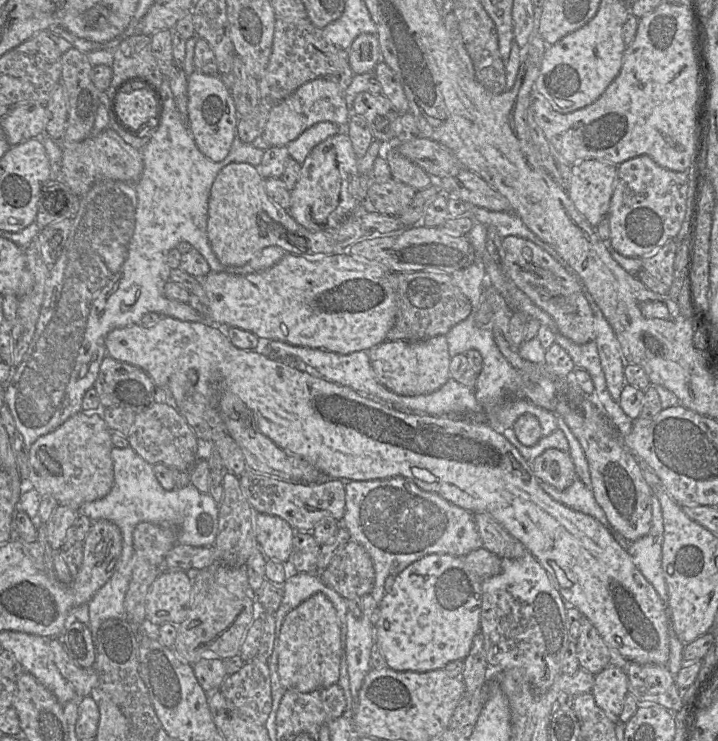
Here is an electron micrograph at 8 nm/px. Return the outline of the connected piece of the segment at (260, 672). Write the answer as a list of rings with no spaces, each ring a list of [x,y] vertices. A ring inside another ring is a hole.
[[[253,658],[232,675],[227,675],[220,688],[223,696],[243,715],[264,725],[272,708],[268,663]]]

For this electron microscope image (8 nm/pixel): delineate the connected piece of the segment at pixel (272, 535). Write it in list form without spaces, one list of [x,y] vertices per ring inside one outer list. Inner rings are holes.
[[[256,513],[256,538],[267,559],[288,564],[295,530],[284,519]]]

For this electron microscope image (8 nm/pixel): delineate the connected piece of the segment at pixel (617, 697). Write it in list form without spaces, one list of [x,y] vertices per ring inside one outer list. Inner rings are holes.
[[[608,667],[594,677],[593,694],[596,705],[612,718],[620,715],[628,691],[625,670]]]

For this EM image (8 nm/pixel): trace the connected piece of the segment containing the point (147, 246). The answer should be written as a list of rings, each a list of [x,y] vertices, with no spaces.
[[[164,77],[163,82],[159,87],[164,100],[163,118],[158,130],[153,133],[150,141],[141,149],[144,164],[141,177],[136,183],[103,180],[94,184],[87,193],[80,197],[80,207],[77,214],[72,220],[72,228],[66,245],[64,246],[64,249],[58,260],[54,265],[50,267],[49,276],[47,278],[45,286],[44,301],[39,319],[37,321],[34,336],[26,353],[24,354],[21,363],[17,368],[14,369],[13,375],[5,385],[5,403],[8,406],[8,409],[14,419],[16,430],[22,435],[27,448],[30,448],[31,445],[39,437],[54,431],[67,419],[81,411],[84,395],[88,389],[94,387],[94,383],[98,377],[100,370],[100,365],[104,357],[107,355],[105,339],[110,331],[116,328],[124,328],[139,324],[141,318],[149,312],[155,312],[161,316],[170,316],[181,321],[197,322],[204,319],[201,313],[192,304],[181,303],[168,299],[163,292],[165,284],[170,279],[170,273],[172,270],[167,263],[167,257],[170,250],[177,248],[179,243],[188,242],[193,246],[192,250],[190,250],[188,253],[182,254],[179,269],[199,279],[206,277],[211,271],[217,273],[225,272],[235,275],[246,275],[250,273],[261,272],[275,265],[286,254],[282,248],[274,245],[266,247],[262,251],[258,252],[249,262],[243,266],[235,267],[223,265],[217,259],[209,244],[207,236],[208,203],[212,184],[220,170],[229,163],[248,163],[250,165],[258,167],[262,161],[264,150],[257,149],[252,144],[244,143],[238,138],[238,136],[235,136],[229,154],[223,161],[213,162],[209,160],[198,149],[192,137],[192,134],[186,125],[186,119],[182,117],[176,107],[168,77]]]

